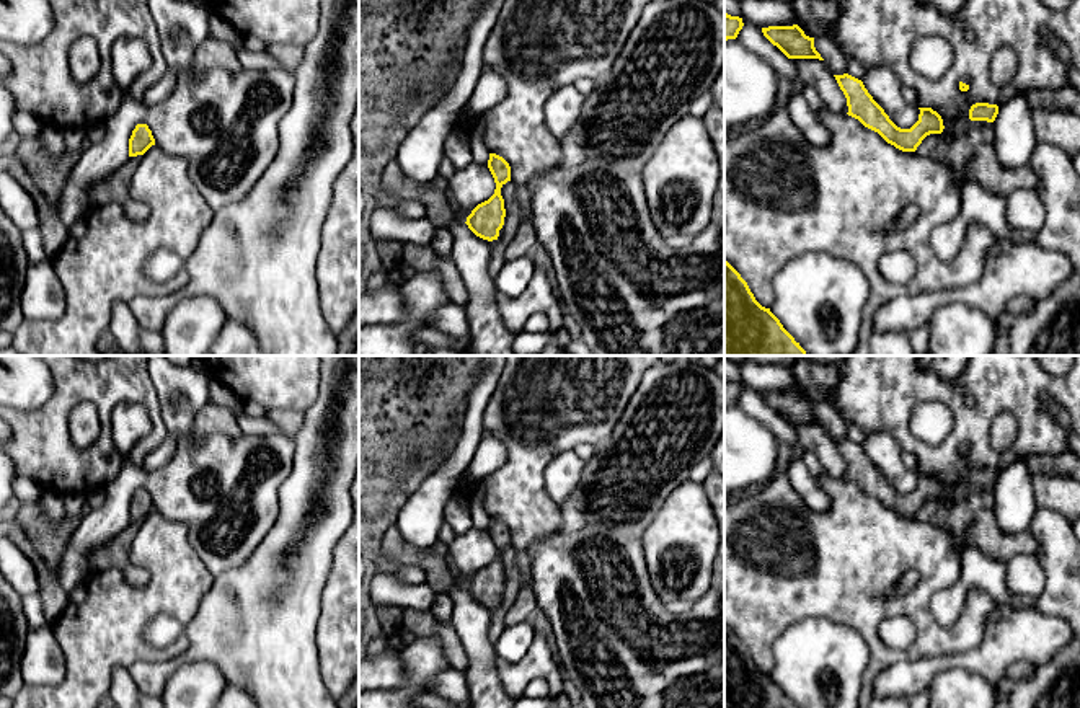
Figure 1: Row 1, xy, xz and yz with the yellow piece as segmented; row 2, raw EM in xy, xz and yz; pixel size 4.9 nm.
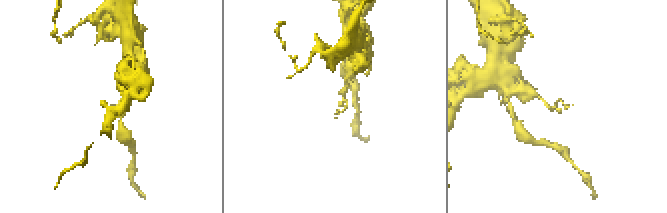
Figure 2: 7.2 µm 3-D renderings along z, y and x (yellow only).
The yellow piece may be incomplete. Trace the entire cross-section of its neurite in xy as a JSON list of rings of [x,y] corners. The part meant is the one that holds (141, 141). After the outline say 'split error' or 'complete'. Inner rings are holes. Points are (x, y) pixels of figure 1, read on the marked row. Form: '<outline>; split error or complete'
[[[137,124],[129,139],[129,157],[144,155],[152,145],[155,145],[155,139],[147,124]]]; complete

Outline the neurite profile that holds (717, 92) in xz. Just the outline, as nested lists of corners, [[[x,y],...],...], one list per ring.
[[[724,65],[718,77],[713,80],[710,95],[713,98],[713,109],[724,111]]]

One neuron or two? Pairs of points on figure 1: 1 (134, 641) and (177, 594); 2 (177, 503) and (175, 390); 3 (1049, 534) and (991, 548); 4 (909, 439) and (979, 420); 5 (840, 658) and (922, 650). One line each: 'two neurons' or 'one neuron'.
1: one neuron
2: one neuron
3: two neurons
4: one neuron
5: two neurons

